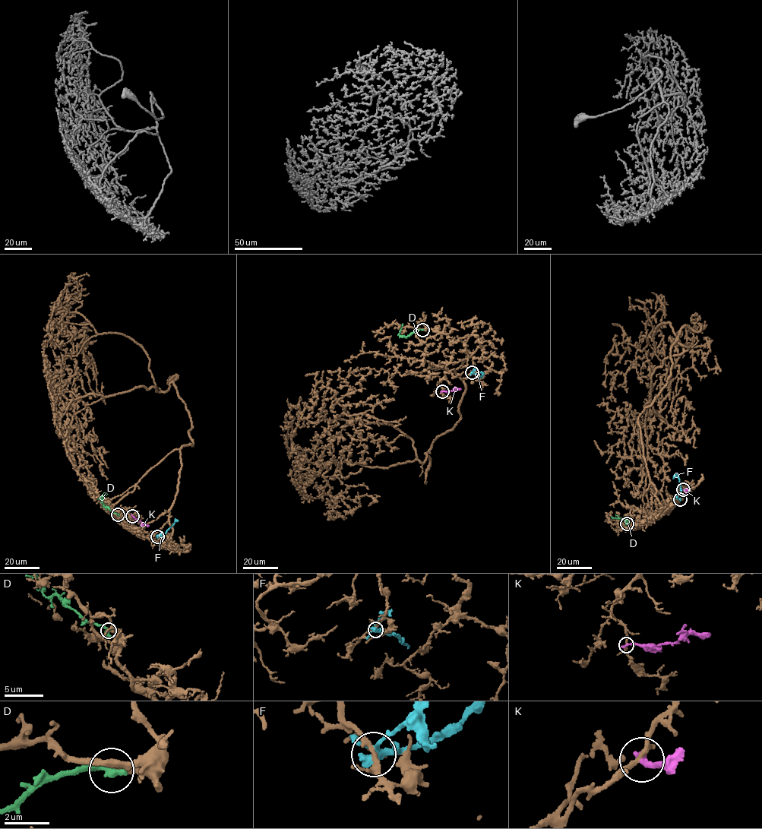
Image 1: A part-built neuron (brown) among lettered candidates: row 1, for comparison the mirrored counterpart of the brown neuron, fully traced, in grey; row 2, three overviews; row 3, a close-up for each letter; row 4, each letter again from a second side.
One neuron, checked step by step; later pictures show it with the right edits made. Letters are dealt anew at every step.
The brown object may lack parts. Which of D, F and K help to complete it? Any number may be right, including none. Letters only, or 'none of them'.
D

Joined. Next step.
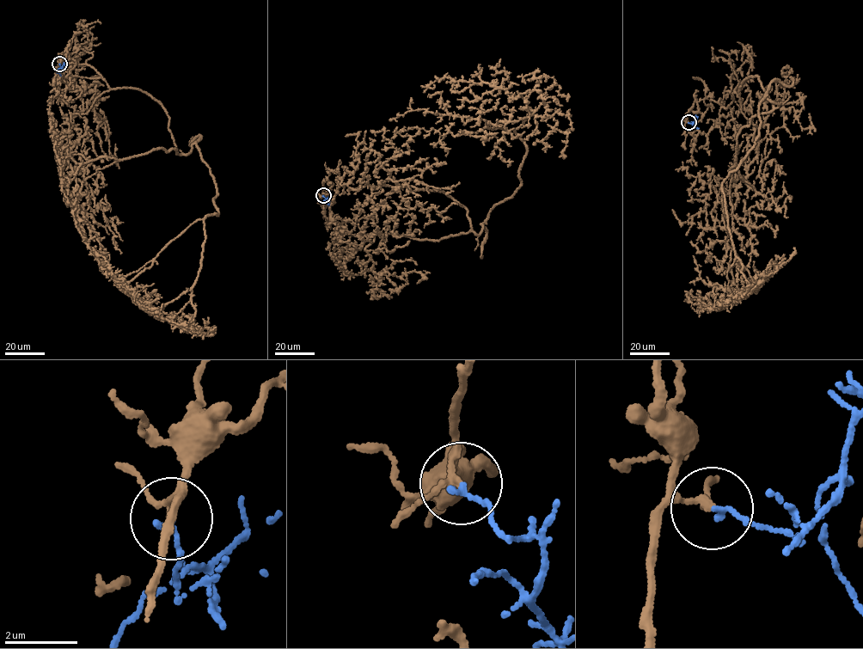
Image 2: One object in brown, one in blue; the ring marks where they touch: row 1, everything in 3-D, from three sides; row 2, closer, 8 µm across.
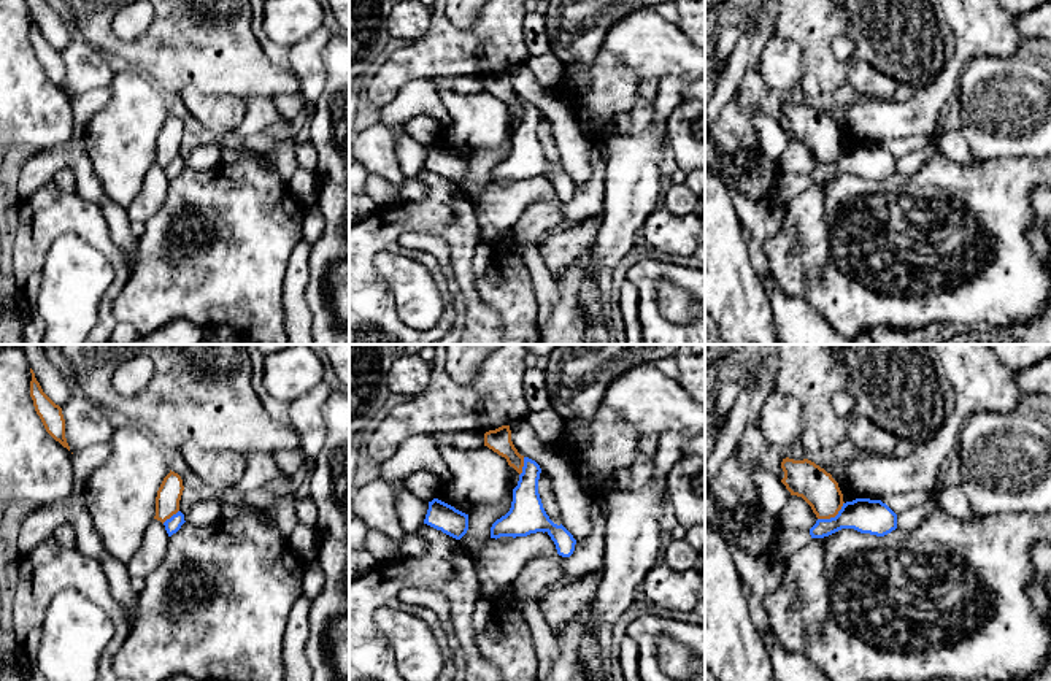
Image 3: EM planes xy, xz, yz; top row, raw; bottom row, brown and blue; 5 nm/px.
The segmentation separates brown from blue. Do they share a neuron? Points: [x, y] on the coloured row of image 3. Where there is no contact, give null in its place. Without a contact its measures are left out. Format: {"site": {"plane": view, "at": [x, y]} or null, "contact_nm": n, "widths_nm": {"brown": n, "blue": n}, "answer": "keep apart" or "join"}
{"site": {"plane": "yz", "at": [832, 516]}, "contact_nm": 160, "widths_nm": {"brown": 190, "blue": 180}, "answer": "keep apart"}

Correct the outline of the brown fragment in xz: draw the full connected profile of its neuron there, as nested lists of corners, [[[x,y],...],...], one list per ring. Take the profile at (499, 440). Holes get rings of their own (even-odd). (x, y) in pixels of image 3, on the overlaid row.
[[[502,425],[495,430],[484,433],[484,446],[505,457],[508,465],[513,467],[519,475],[524,467],[524,456],[518,452],[511,441],[510,425]]]

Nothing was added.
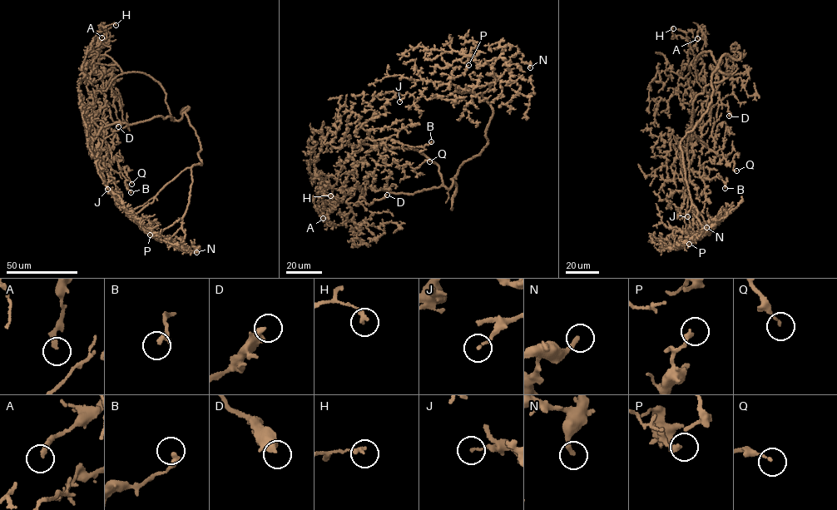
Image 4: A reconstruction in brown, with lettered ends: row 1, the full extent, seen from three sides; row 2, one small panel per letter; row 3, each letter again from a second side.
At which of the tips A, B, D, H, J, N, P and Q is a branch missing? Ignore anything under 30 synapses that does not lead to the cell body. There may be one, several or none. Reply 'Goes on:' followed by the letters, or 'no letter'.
Goes on: no letter

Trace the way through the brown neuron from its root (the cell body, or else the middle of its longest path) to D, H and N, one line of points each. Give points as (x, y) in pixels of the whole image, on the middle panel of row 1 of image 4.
D: (469, 159), (451, 179), (449, 188), (442, 185), (412, 194), (356, 187), (347, 201), (370, 204), (387, 195)
H: (469, 159), (449, 188), (442, 185), (412, 194), (363, 187), (316, 210), (314, 198), (330, 195)
N: (469, 159), (488, 141), (493, 111), (482, 94), (497, 75), (510, 71), (516, 53), (530, 67)

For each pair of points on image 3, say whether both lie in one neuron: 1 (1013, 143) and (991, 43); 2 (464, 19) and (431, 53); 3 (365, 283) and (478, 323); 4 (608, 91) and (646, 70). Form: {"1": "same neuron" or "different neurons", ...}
{"1": "different neurons", "2": "different neurons", "3": "same neuron", "4": "different neurons"}

